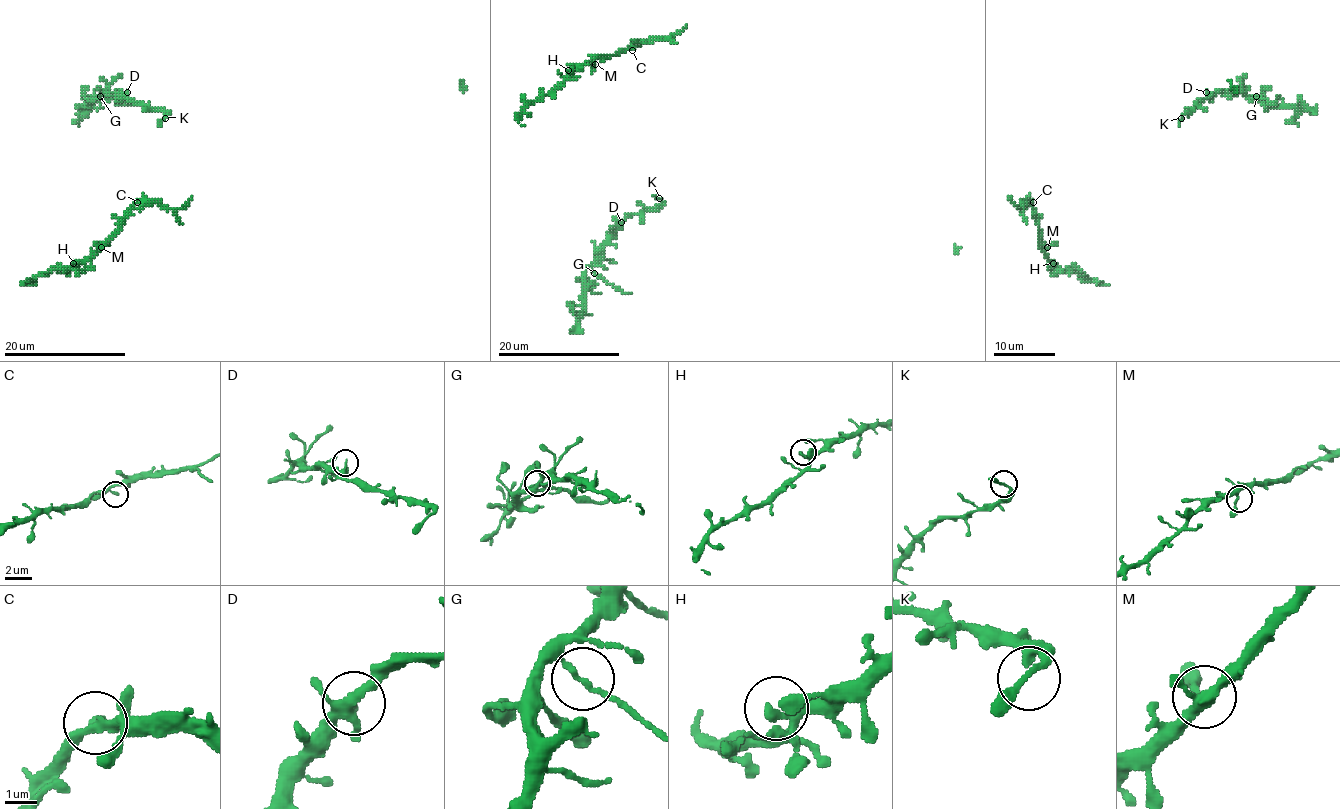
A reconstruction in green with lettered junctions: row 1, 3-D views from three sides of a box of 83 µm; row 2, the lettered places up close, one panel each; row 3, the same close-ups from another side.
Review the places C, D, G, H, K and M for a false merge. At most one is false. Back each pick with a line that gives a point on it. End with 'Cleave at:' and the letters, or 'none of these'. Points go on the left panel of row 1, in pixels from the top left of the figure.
G: at (100, 96)
Cleave at: G

